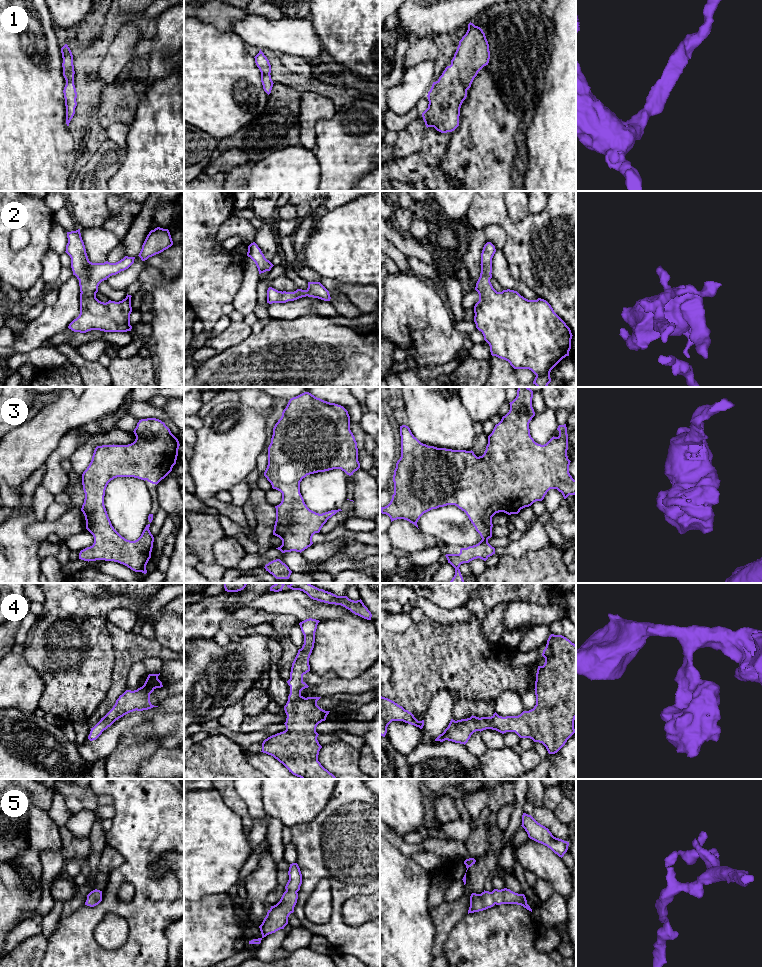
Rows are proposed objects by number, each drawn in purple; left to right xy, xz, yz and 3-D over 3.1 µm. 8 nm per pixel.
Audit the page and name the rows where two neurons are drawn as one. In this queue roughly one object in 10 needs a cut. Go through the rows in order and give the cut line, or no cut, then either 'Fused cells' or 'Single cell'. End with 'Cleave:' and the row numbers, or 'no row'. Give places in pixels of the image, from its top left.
1: No split. Single cell
2: No split. Single cell
3: No split. Single cell
4: No split. Single cell
5: No split. Single cell
Cleave: no row

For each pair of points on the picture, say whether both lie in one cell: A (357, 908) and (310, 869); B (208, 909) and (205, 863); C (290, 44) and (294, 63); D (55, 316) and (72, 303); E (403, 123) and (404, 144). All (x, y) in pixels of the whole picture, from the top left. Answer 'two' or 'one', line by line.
A: two
B: two
C: two
D: one
E: two

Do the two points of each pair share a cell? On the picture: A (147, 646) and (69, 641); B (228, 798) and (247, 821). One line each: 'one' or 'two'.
A: two
B: one

